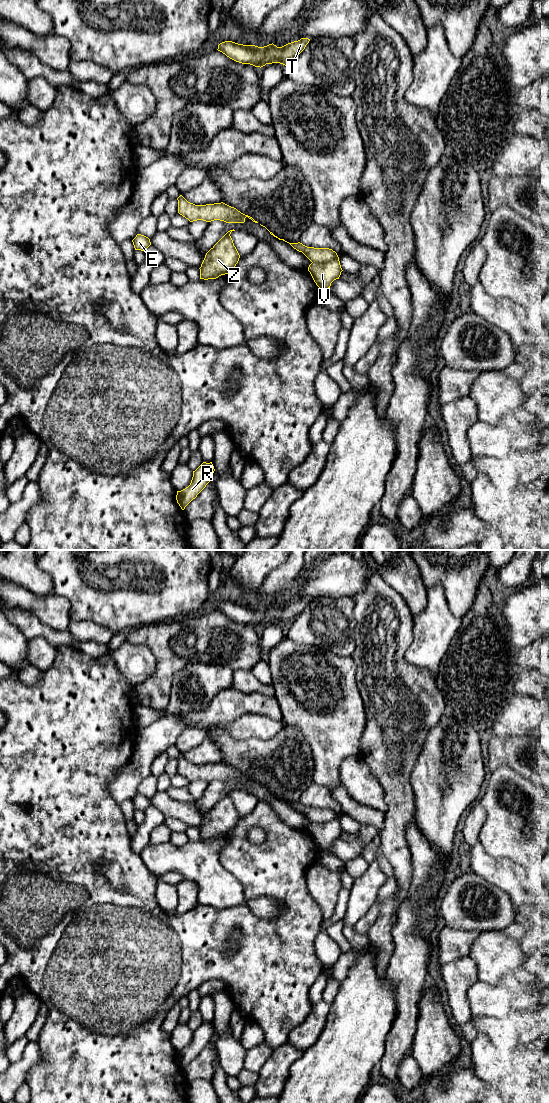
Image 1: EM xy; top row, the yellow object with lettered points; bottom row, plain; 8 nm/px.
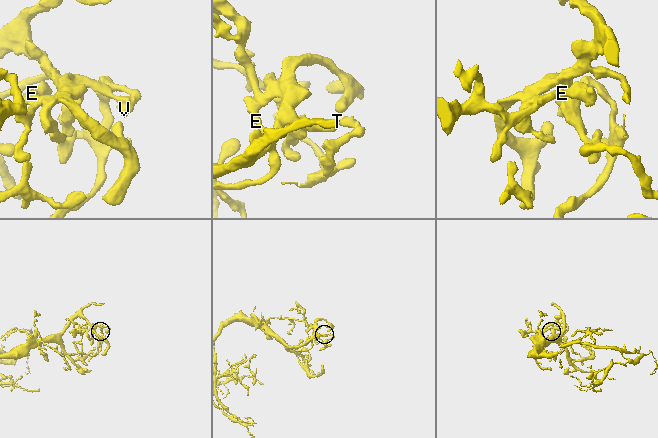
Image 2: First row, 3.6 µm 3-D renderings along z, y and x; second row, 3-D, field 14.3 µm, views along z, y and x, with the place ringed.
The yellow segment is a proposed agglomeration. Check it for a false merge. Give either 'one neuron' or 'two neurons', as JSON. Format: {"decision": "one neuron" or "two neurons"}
{"decision": "two neurons"}

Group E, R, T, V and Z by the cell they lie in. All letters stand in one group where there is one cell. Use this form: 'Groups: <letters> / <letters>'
Groups: E T Z / R V

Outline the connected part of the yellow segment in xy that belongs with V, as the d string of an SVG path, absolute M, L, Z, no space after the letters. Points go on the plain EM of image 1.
M337 815L335 819L326 823L312 822L308 827L308 831L316 845L321 850L327 850L334 840L339 839L343 830Z

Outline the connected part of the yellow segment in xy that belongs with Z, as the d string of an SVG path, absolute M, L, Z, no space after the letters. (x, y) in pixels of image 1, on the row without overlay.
M230 790L228 791L205 815L205 818L201 824L200 829L200 839L204 839L204 840L208 840L208 839L216 839L221 835L225 835L230 833L233 828L236 826L236 824L239 821L240 815L236 809L236 807L234 806L233 800L230 796L231 792L235 791Z

